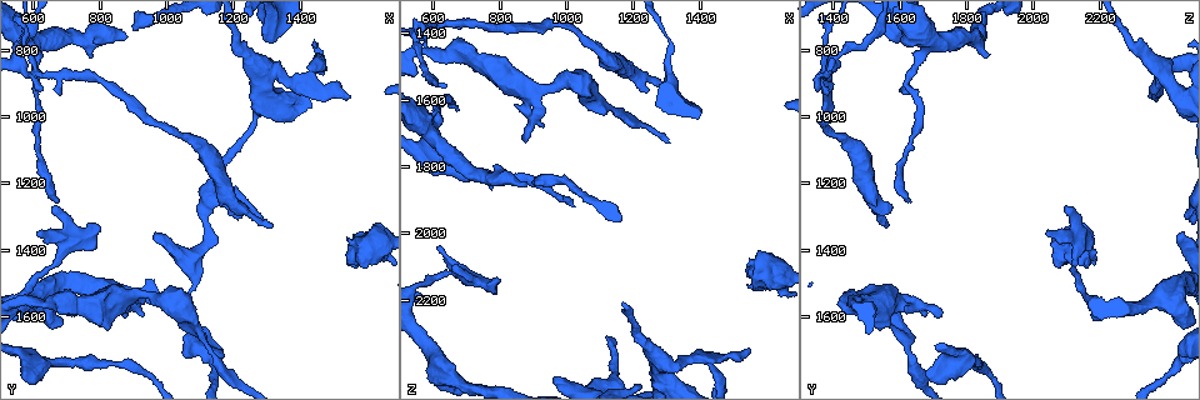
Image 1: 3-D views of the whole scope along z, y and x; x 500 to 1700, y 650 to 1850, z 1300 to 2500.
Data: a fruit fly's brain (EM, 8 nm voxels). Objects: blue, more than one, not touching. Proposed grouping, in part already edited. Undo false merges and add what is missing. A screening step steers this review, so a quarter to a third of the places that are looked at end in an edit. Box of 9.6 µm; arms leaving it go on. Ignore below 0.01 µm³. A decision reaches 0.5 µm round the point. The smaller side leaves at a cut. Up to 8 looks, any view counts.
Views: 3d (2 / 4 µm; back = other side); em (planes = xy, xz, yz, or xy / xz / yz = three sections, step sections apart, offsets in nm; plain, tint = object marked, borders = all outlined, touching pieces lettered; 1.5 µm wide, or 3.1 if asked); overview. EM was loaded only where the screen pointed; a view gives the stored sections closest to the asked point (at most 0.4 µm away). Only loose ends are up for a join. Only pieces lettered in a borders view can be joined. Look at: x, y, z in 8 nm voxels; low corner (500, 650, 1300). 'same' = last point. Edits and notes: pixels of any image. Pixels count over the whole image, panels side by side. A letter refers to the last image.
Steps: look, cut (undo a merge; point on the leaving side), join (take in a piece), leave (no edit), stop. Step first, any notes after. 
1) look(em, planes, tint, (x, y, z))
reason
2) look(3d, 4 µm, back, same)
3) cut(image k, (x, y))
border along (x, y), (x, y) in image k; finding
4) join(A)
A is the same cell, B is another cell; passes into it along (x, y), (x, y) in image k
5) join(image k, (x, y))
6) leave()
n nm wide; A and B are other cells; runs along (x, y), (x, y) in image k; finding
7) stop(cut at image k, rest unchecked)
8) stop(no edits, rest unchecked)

look(em, planes, borders, (900, 740, 1850))
an open end

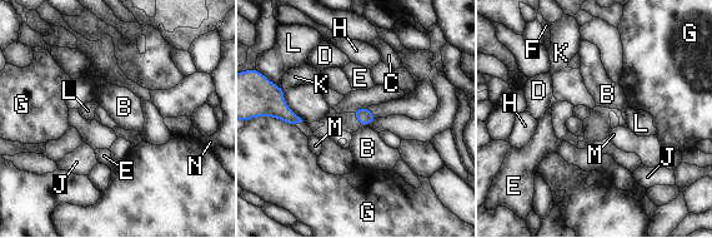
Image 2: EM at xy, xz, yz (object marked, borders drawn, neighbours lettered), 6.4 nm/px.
leave()
B, C, D, E, F, G, H, J, K, L, M and N are other cells; border along (360, 124), (367, 125) in image 2; none of them fits

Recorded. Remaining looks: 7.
look(3d, 4 µm, (600, 860, 1370))
three-way junction

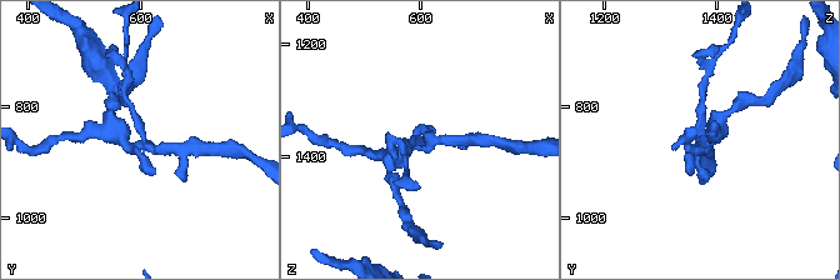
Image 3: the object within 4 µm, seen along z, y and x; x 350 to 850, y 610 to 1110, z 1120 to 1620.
look(em, planes, borders, (605, 865, 1375))
shape alone is not enough

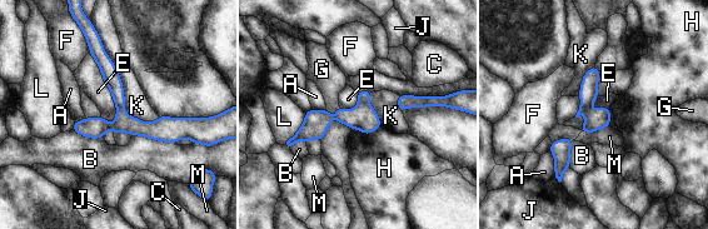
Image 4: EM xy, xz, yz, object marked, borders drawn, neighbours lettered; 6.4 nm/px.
leave()
A, B, C, E, F, G, H, J, K, L and M are other cells; runs along (91, 46), (134, 127), (193, 123) in image 4; continuous, no second neuron

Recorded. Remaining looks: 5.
look(3d, 4 µm, (650, 1270, 2100))
free end

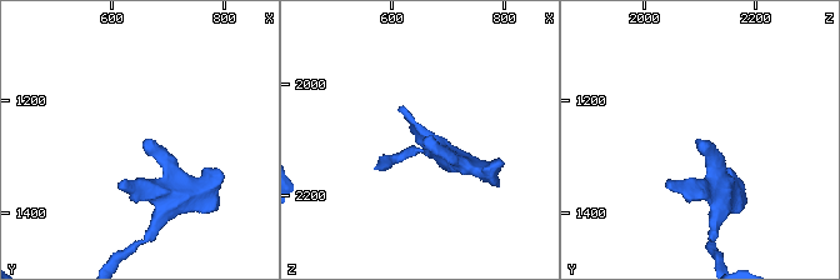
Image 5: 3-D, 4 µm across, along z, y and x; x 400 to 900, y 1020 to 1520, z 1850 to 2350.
look(em, planes, borders, (655, 1280, 2105))
need the tissue

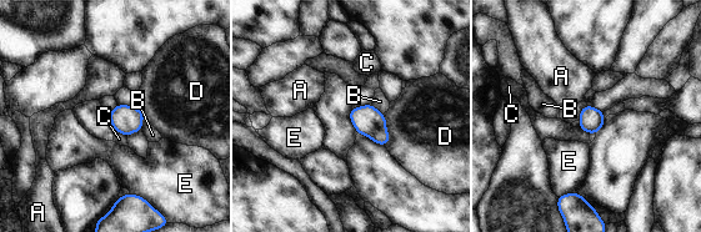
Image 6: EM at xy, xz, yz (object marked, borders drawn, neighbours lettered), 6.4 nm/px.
leave()
D touches over 200 nm; A, B, C, D and E are other cells; border along (115, 131), (126, 137) in image 6; none of them fits

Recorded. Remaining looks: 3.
stop(no edits, rest unchecked)

